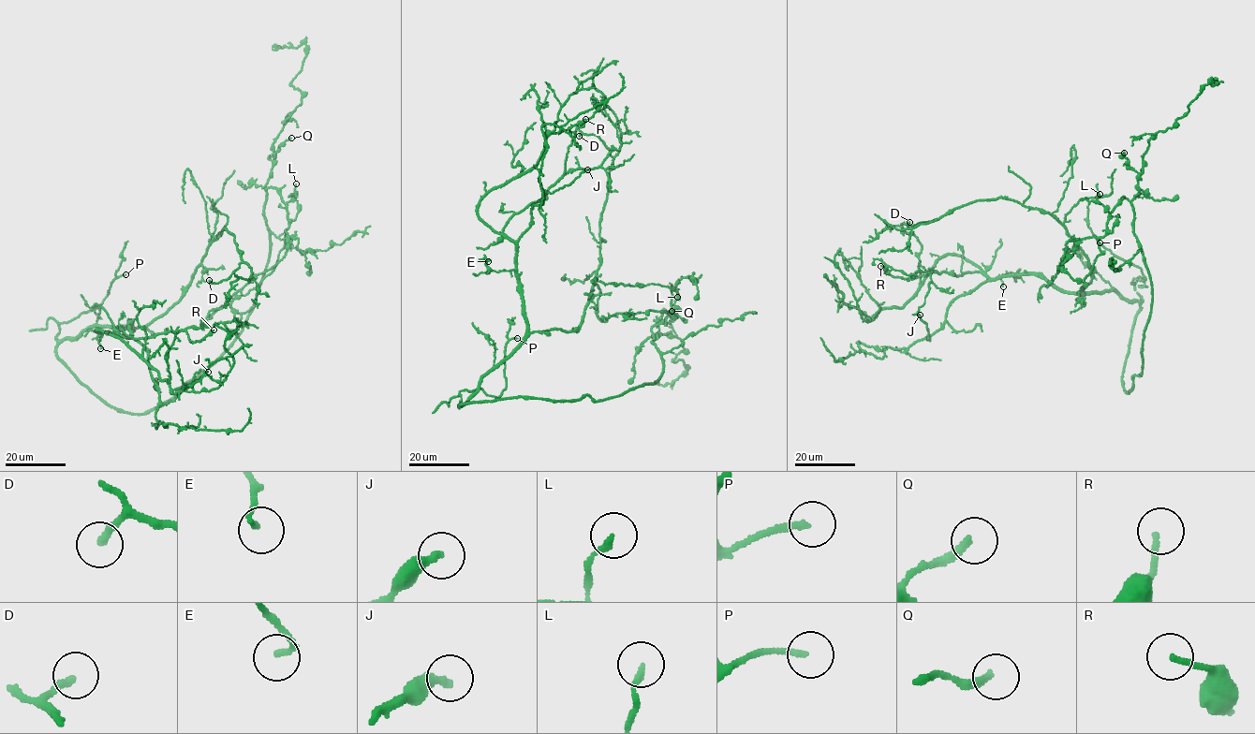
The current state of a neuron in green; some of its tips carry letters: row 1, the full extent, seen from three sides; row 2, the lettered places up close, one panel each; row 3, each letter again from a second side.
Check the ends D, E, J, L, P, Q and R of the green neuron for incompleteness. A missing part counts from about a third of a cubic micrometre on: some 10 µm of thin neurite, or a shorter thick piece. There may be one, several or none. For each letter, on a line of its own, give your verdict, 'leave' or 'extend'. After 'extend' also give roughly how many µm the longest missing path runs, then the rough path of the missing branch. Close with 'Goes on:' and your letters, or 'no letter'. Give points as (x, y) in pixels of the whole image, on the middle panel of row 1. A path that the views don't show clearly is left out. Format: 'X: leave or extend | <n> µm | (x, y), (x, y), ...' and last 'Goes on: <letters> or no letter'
D: leave
E: leave
J: extend | 30 µm | (587, 169), (594, 169), (604, 154), (607, 129), (603, 133), (607, 139)
L: leave
P: extend | 35 µm
Q: leave
R: leave
Goes on: J, P

